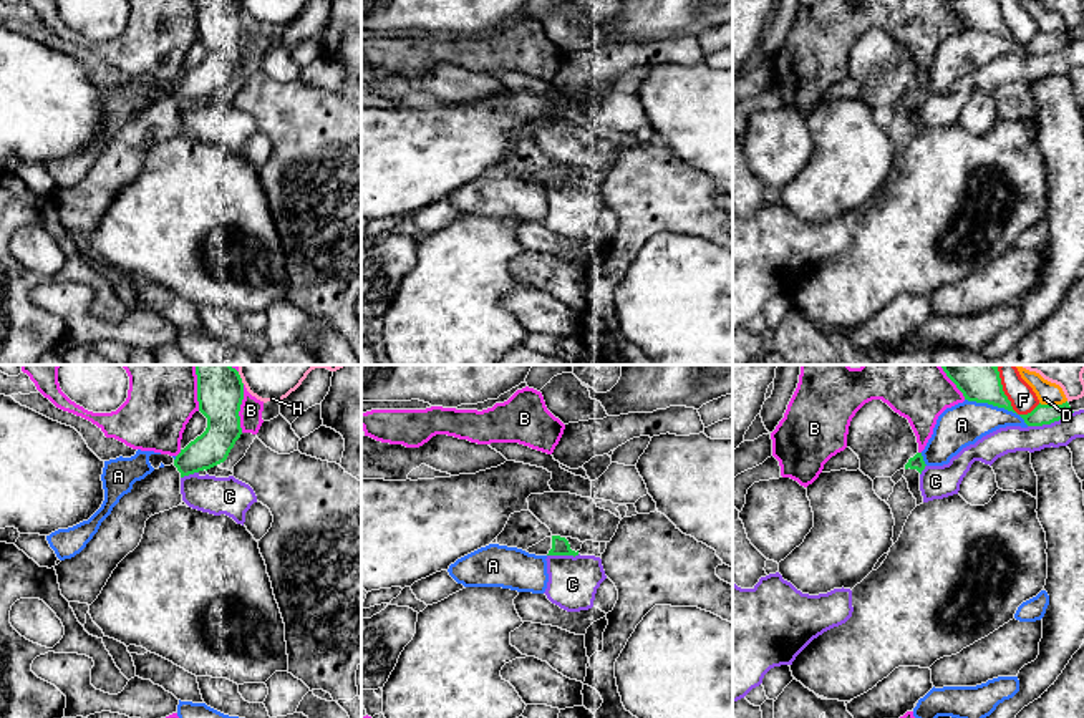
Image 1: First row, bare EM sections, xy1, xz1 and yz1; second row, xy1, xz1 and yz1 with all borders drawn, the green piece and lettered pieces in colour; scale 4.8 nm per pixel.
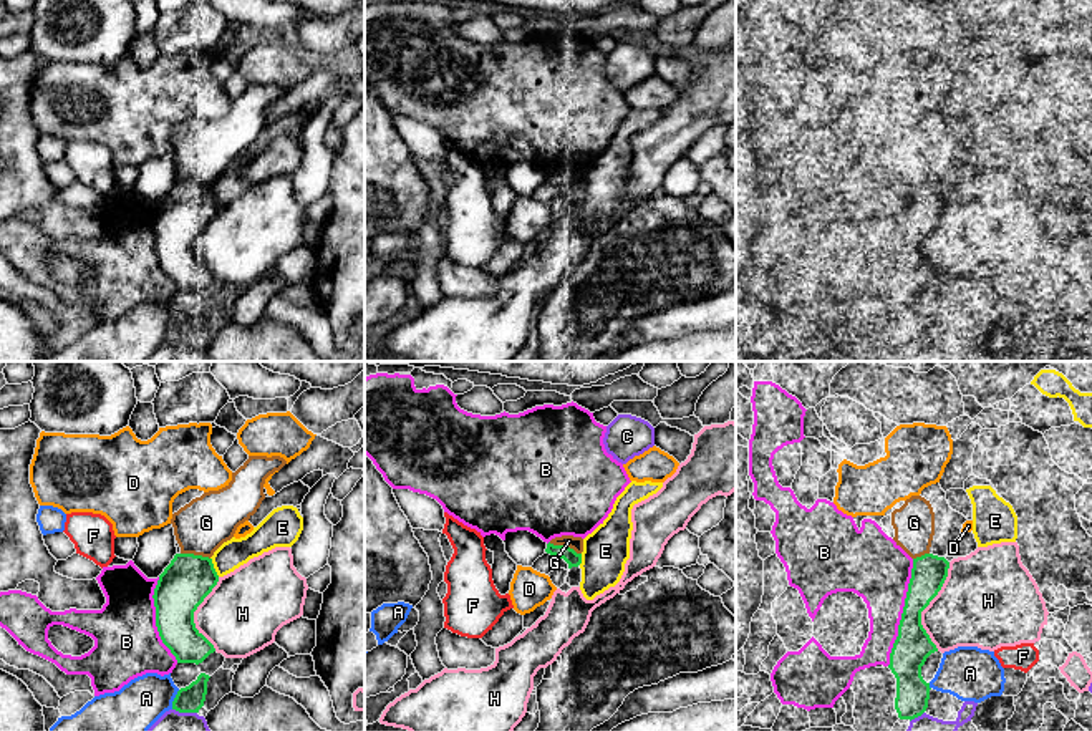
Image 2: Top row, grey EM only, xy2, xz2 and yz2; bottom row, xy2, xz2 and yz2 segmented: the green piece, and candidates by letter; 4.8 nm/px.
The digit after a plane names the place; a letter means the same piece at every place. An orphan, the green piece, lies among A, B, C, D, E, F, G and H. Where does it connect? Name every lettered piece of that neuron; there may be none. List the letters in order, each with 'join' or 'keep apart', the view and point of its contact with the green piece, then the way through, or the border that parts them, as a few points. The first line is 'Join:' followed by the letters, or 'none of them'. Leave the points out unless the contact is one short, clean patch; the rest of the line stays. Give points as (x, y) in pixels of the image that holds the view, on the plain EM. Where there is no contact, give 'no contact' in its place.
Join: none of them
A: keep apart; contact yz1 (996, 33)
B: keep apart; contact yz2 (903, 241)
C: keep apart; contact yz1 (1051, 50)
D: keep apart; contact yz1 (1053, 33); border yz1 (1066, 29), (1061, 32), (1040, 32)
E: keep apart; contact xy2 (212, 196)
F: keep apart; contact yz1 (1010, 32); border yz1 (998, 0), (1001, 19), (1018, 42), (1030, 42), (1040, 32)
G: keep apart; contact xz2 (564, 174)
H: keep apart; contact yz2 (927, 234)

